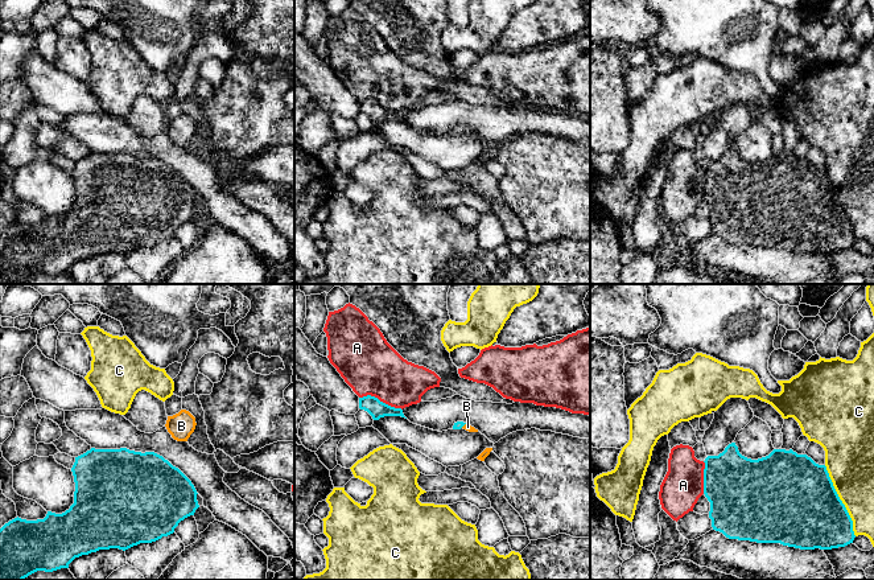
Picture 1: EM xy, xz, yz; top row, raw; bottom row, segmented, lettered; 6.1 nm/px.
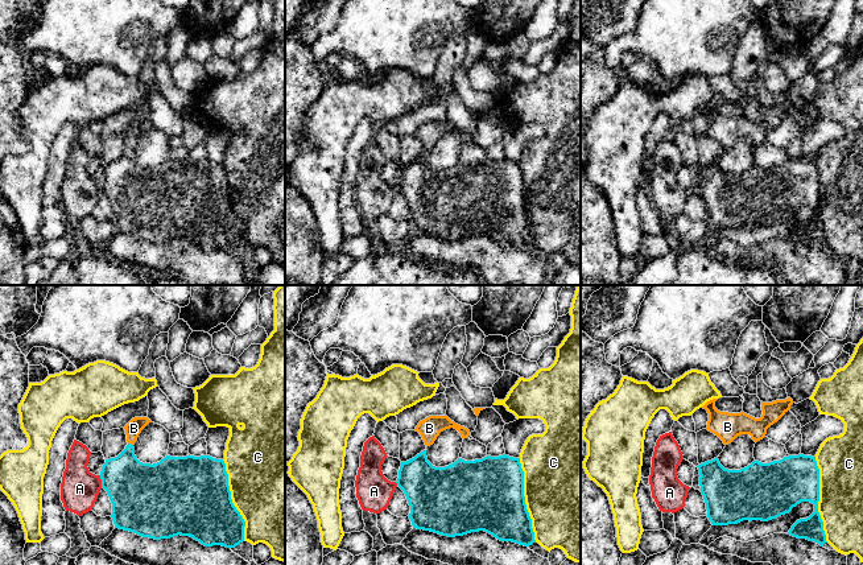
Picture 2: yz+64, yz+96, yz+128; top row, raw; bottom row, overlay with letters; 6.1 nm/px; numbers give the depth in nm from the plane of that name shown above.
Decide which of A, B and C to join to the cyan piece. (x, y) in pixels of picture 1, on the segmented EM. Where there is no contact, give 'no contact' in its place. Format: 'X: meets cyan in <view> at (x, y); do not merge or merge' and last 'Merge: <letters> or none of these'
A: meets cyan in xz at (379, 400); do not merge
B: meets cyan in xz at (464, 424); merge
C: meets cyan in yz at (841, 501); do not merge
Merge: B

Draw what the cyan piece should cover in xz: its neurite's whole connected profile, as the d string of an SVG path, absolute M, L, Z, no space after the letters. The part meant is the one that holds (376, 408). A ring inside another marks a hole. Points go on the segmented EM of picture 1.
M371 395L359 398L359 408L367 411L374 420L379 420L384 416L405 417L401 408L391 407Z

